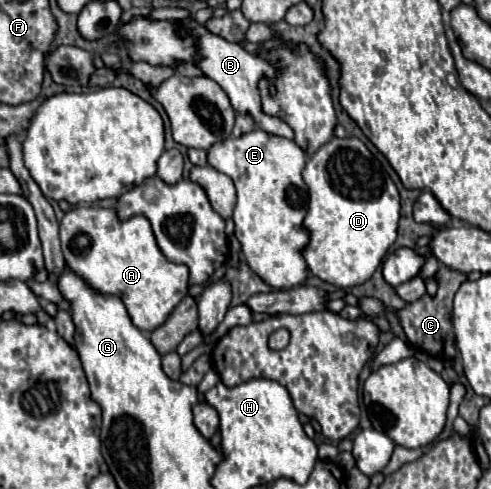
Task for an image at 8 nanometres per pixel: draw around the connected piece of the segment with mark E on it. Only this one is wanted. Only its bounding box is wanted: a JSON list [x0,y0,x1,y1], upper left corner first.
[208,129,308,289]

